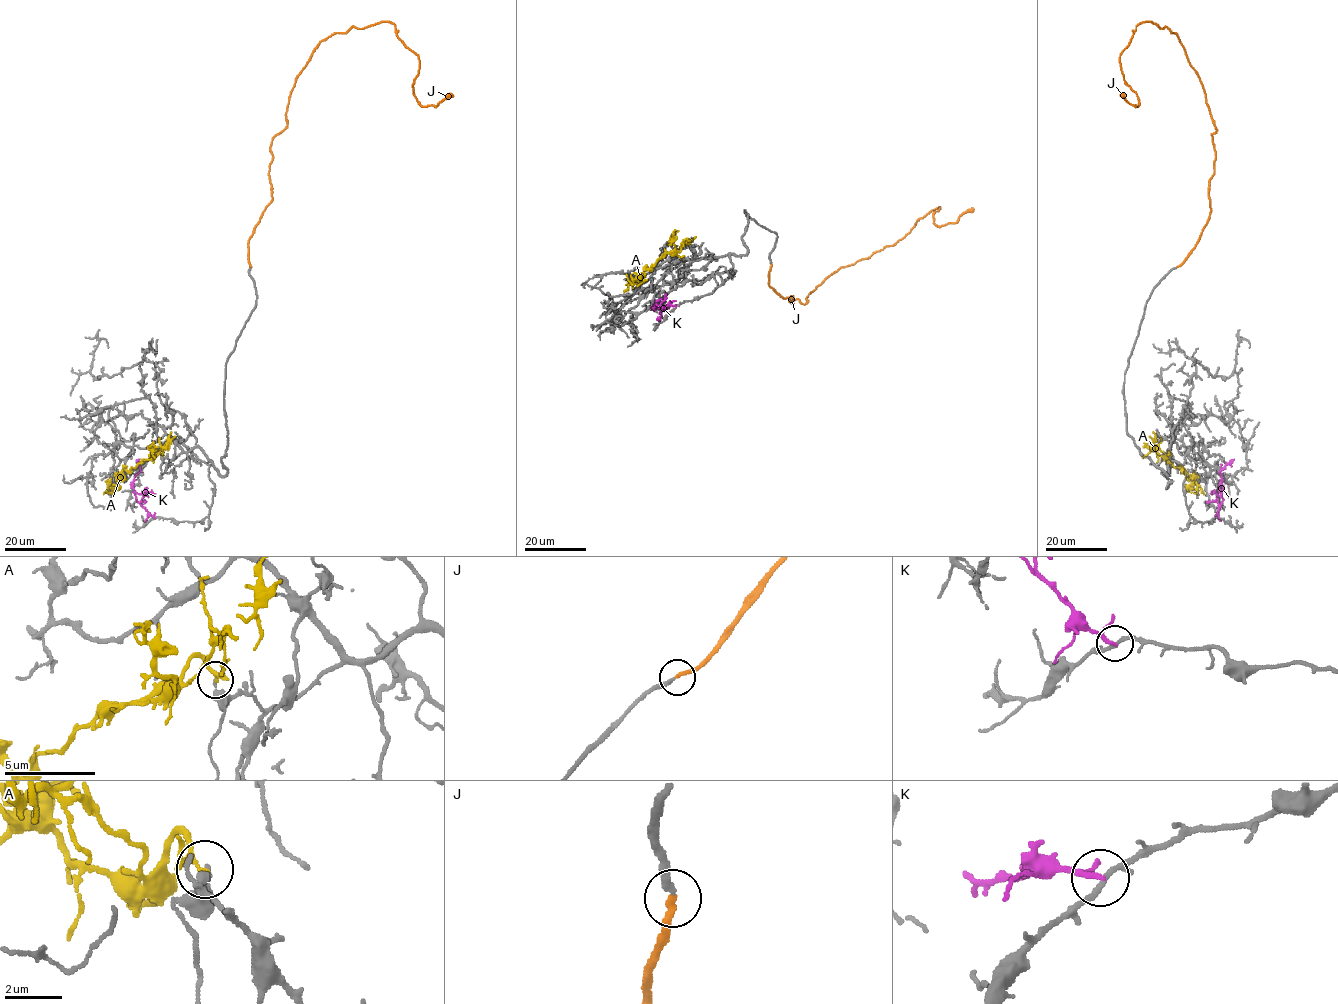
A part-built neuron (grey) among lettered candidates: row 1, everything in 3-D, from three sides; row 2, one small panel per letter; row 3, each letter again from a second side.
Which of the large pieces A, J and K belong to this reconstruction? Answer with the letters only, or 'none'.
J

